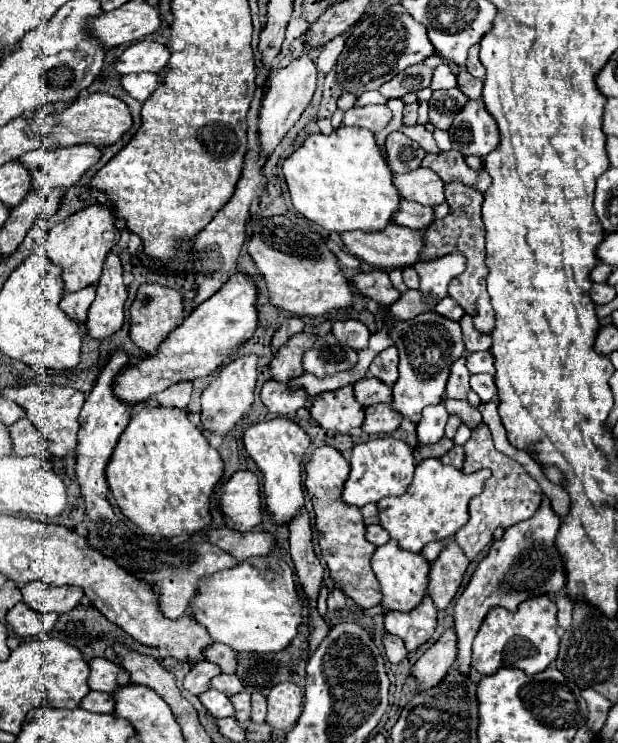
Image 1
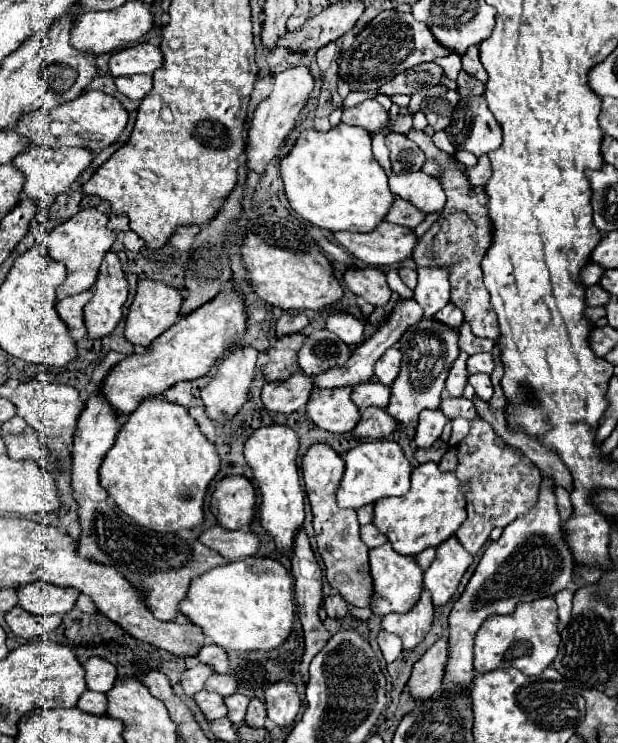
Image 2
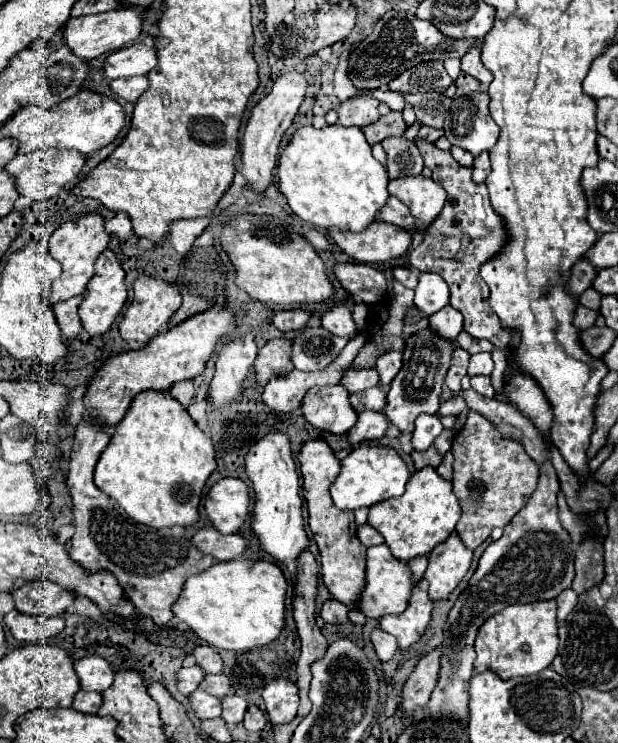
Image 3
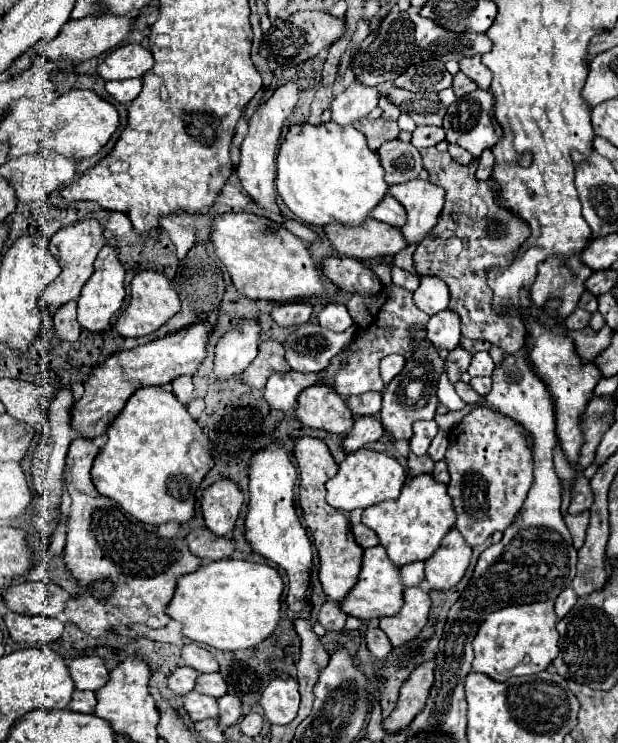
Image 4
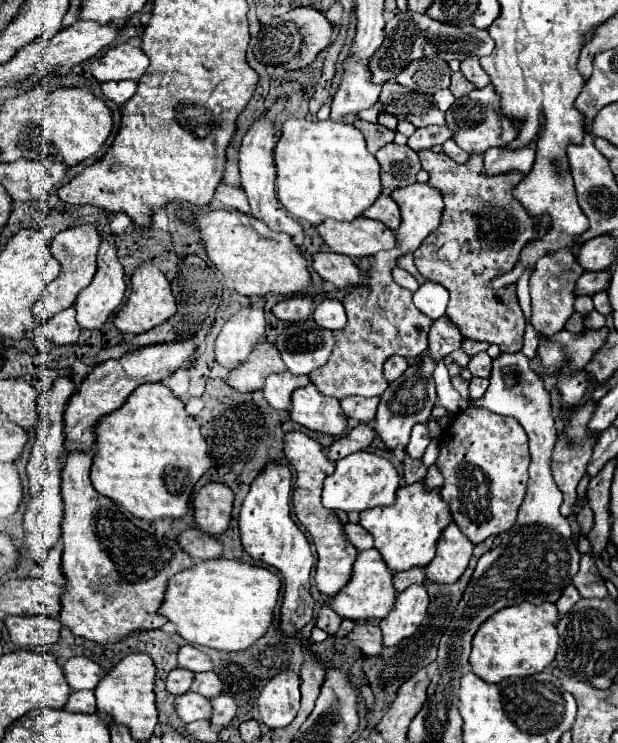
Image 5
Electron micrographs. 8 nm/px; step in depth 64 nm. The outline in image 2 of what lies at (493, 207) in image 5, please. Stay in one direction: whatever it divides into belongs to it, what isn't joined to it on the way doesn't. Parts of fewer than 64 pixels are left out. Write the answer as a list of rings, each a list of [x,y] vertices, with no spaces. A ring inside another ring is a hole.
[[[410,130],[408,138],[420,146],[420,150],[426,154],[426,160],[432,160],[440,168],[440,184],[448,196],[448,202],[444,210],[440,212],[440,218],[432,224],[432,228],[418,240],[416,252],[412,252],[412,260],[418,266],[428,268],[448,268],[448,280],[452,286],[452,298],[450,302],[458,306],[464,312],[464,322],[470,324],[472,332],[480,338],[490,338],[498,342],[498,320],[496,312],[490,306],[490,294],[484,288],[482,280],[482,268],[480,260],[484,258],[484,252],[488,250],[488,244],[492,242],[492,220],[488,220],[488,194],[484,186],[472,186],[468,182],[466,170],[462,164],[456,164],[450,154],[438,150],[430,136],[418,130]]]

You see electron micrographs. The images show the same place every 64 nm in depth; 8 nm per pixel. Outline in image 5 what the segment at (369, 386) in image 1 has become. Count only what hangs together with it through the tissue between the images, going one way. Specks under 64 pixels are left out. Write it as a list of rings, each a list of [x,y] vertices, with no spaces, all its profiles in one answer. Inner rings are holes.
[[[352,396],[352,398],[344,398],[340,400],[340,408],[344,410],[344,414],[352,420],[358,422],[372,422],[376,416],[376,406],[378,406],[378,398],[360,398],[360,396]]]

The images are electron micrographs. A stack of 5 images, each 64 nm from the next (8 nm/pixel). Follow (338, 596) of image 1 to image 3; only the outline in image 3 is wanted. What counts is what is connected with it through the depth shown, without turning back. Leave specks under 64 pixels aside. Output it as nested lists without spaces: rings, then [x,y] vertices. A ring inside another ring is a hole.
[[[330,598],[330,600],[324,602],[324,606],[320,610],[320,616],[328,624],[344,624],[348,620],[348,606]]]

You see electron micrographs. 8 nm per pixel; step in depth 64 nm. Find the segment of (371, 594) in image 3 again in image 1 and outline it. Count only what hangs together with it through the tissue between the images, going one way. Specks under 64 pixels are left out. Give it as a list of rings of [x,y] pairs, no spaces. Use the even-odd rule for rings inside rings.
[[[390,540],[384,546],[378,546],[372,554],[372,570],[380,582],[380,592],[382,592],[382,606],[386,610],[398,610],[398,612],[408,612],[420,604],[420,600],[426,594],[428,588],[428,572],[430,564],[422,554],[412,554],[404,552],[398,548],[394,540]]]

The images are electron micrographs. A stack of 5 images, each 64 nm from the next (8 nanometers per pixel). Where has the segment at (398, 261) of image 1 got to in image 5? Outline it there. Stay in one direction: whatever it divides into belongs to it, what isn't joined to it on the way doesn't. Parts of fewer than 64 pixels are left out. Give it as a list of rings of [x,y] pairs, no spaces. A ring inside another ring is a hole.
[[[362,216],[352,222],[324,220],[324,224],[318,224],[316,230],[332,252],[350,258],[372,256],[380,250],[390,250],[396,246],[396,238],[390,228]]]

